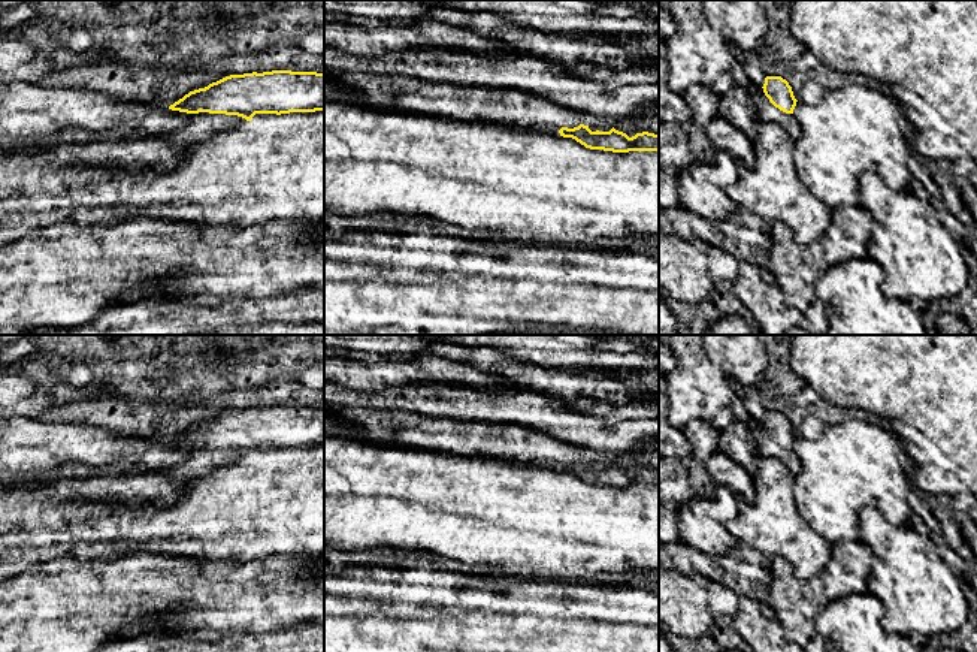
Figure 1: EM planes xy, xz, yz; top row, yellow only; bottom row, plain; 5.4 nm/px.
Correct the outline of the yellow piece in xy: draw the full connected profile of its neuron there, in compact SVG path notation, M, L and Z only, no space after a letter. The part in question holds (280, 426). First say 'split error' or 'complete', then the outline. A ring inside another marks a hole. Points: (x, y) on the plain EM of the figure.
split error | M272 405L230 410L205 423L190 426L169 444L188 449L185 459L170 470L170 474L181 479L197 479L208 474L212 467L246 459L255 449L324 446L324 408Z

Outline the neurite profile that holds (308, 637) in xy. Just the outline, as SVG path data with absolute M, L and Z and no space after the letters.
M311 621L263 634L229 631L218 639L155 630L108 642L99 652L324 652L324 624Z

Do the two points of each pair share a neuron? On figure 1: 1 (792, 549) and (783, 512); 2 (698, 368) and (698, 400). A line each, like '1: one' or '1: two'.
1: one
2: one

